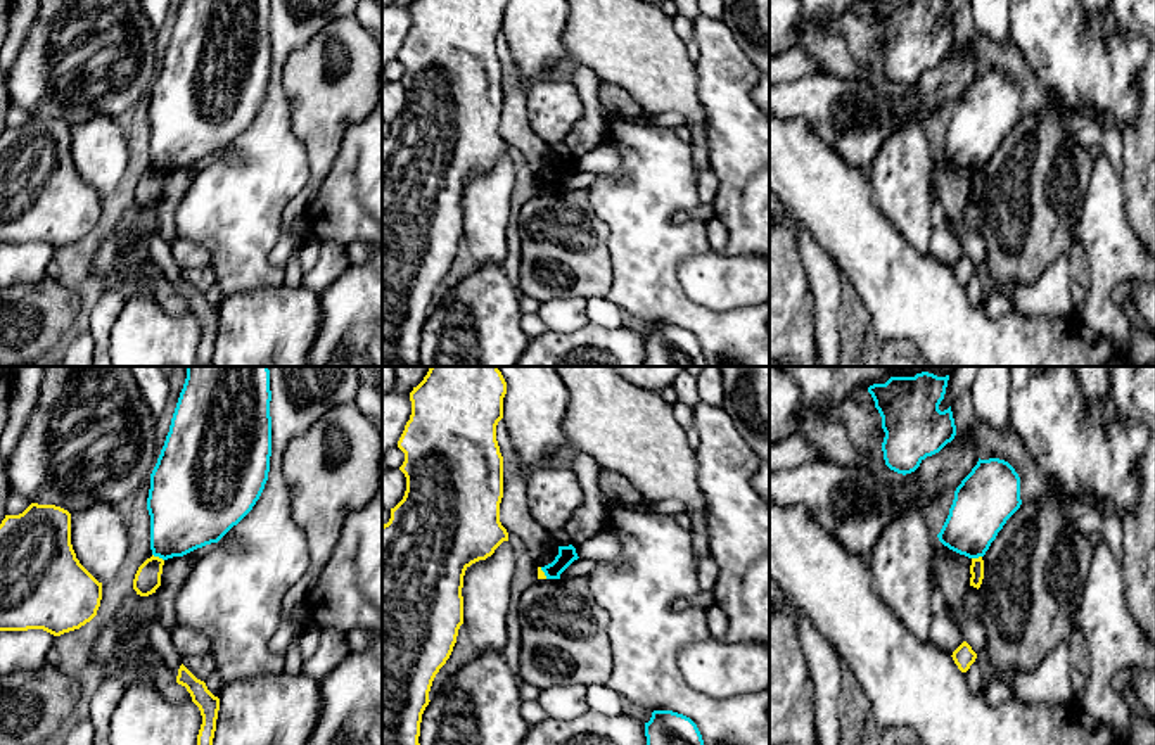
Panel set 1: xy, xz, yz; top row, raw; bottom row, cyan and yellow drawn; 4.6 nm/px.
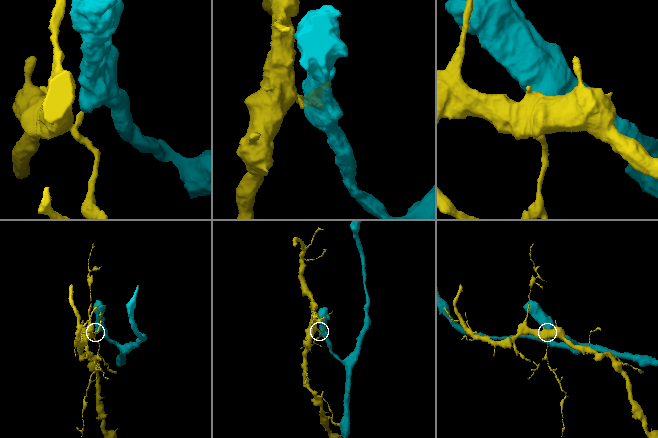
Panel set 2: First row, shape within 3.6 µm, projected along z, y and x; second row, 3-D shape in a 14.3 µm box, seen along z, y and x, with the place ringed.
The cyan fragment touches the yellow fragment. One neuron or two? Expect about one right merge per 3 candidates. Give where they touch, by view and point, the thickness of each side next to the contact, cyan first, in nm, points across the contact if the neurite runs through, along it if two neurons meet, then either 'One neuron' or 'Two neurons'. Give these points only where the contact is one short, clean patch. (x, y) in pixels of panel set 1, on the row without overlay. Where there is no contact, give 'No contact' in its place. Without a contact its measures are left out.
Touches cyan at xy (158, 168). Thickness 360 nm (cyan) against 120 nm. Boundary: xy (153, 166), (163, 173). Two neurons

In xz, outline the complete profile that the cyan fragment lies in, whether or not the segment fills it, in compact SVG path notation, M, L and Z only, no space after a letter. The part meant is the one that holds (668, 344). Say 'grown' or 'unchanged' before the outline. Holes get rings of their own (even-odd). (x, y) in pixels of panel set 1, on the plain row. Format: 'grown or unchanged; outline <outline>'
unchanged; outline M654 323L645 349L643 366L707 366L697 337L673 323Z

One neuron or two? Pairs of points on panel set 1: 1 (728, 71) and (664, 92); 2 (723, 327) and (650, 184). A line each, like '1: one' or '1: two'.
1: two
2: one

